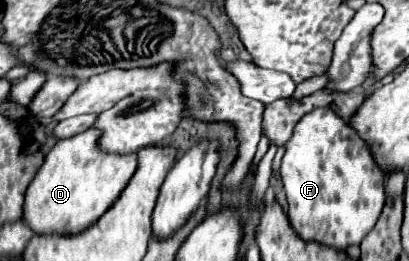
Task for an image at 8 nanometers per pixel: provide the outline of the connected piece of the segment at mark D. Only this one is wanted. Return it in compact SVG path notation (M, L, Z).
M86 130L82 134L76 134L68 140L58 140L54 148L44 156L44 162L40 170L36 172L32 184L26 190L26 200L22 208L22 222L36 234L48 236L48 234L62 234L72 236L86 230L90 224L94 224L120 196L120 192L126 188L128 180L132 178L136 170L136 154L106 154L98 148L98 130Z

